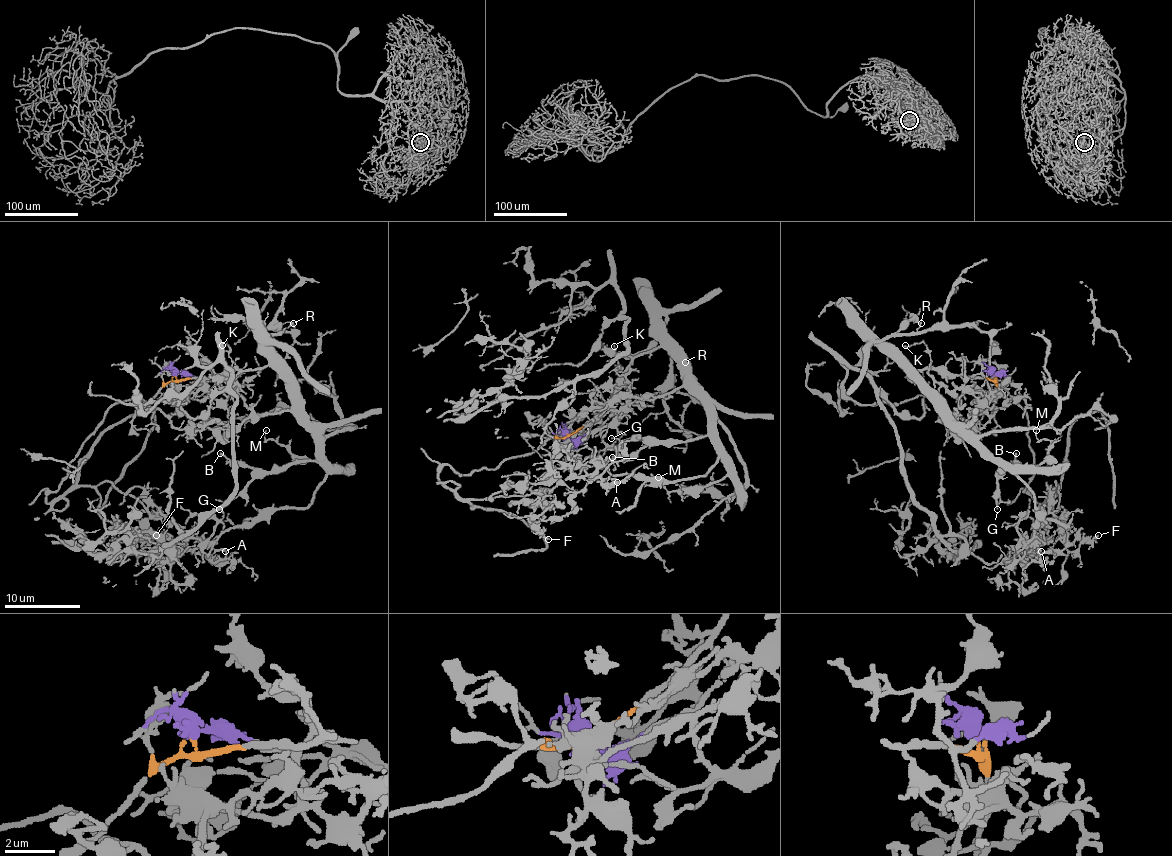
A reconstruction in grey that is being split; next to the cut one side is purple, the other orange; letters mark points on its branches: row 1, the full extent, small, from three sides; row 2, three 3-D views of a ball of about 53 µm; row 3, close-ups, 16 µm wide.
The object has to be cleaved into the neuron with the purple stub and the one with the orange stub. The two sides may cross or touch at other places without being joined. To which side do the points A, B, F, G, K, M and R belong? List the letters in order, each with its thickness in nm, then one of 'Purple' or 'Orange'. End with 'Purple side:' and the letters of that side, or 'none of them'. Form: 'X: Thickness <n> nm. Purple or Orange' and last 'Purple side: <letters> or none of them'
A: Thickness 260 nm. Purple
B: Thickness 180 nm. Orange
F: Thickness 180 nm. Purple
G: Thickness 80 nm. Orange
K: Thickness 120 nm. Orange
M: Thickness 110 nm. Orange
R: Thickness 170 nm. Orange
Purple side: A, F

